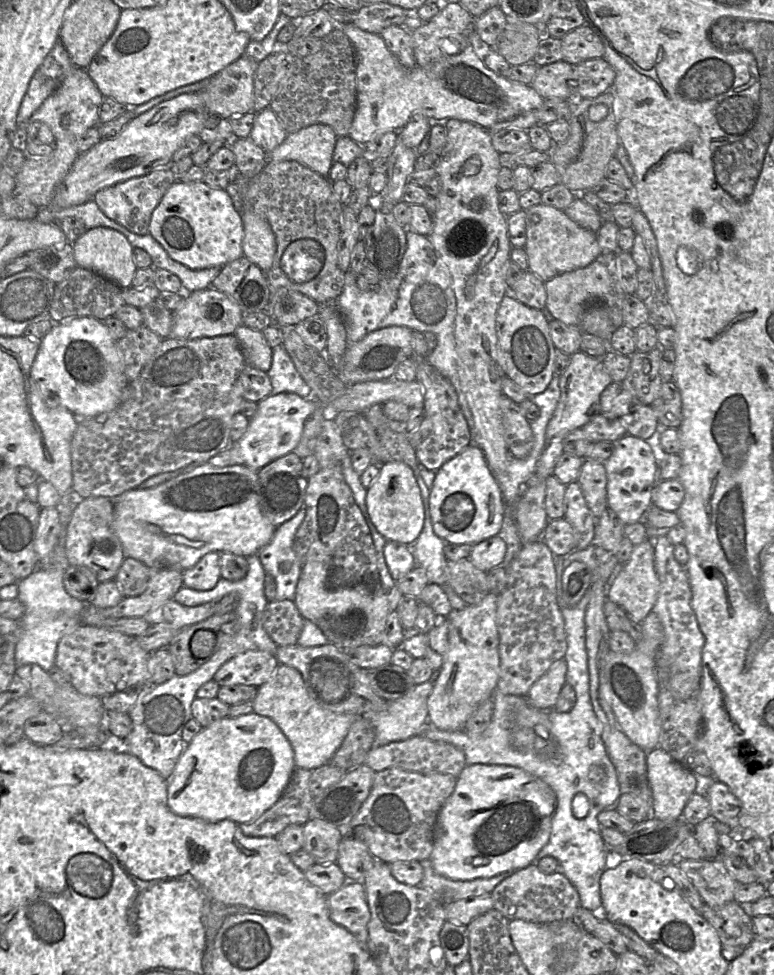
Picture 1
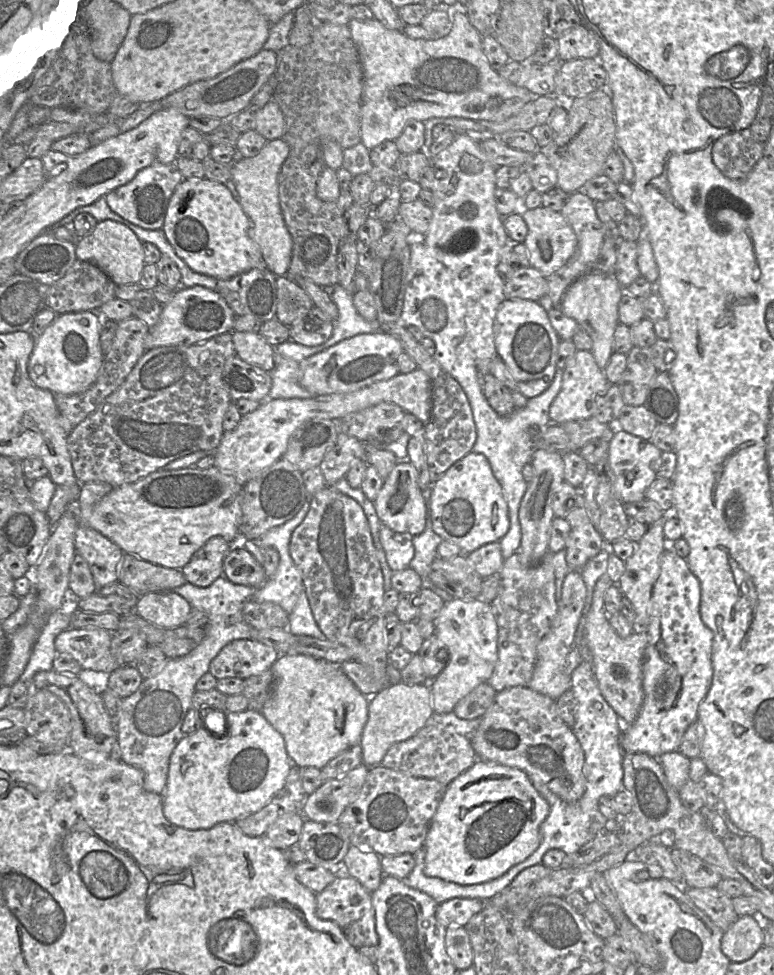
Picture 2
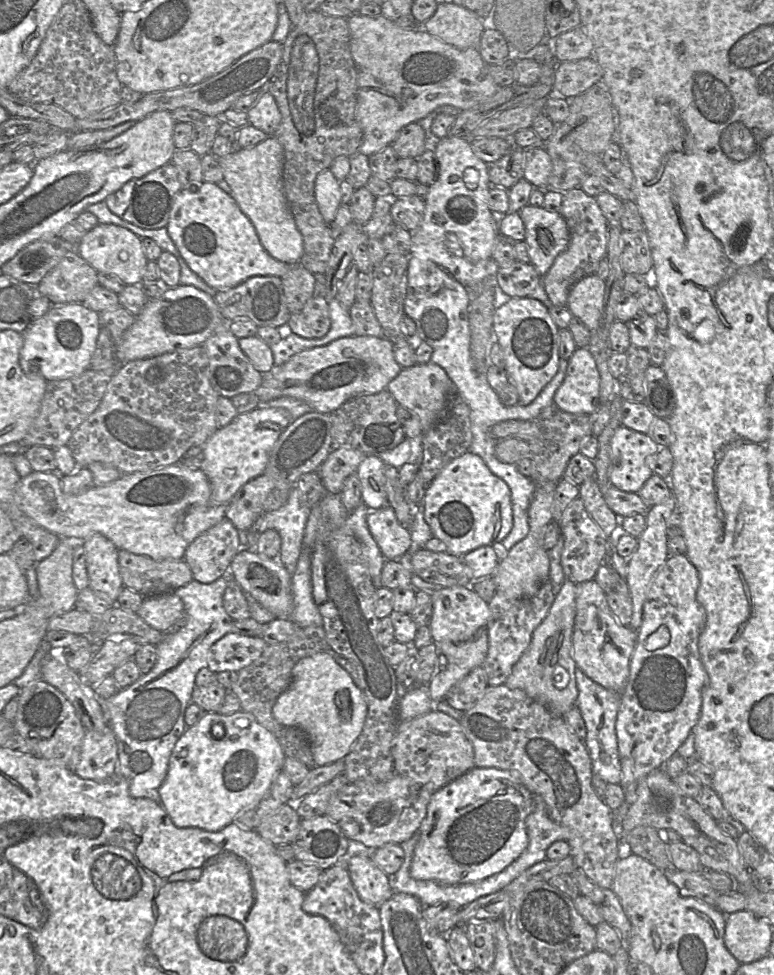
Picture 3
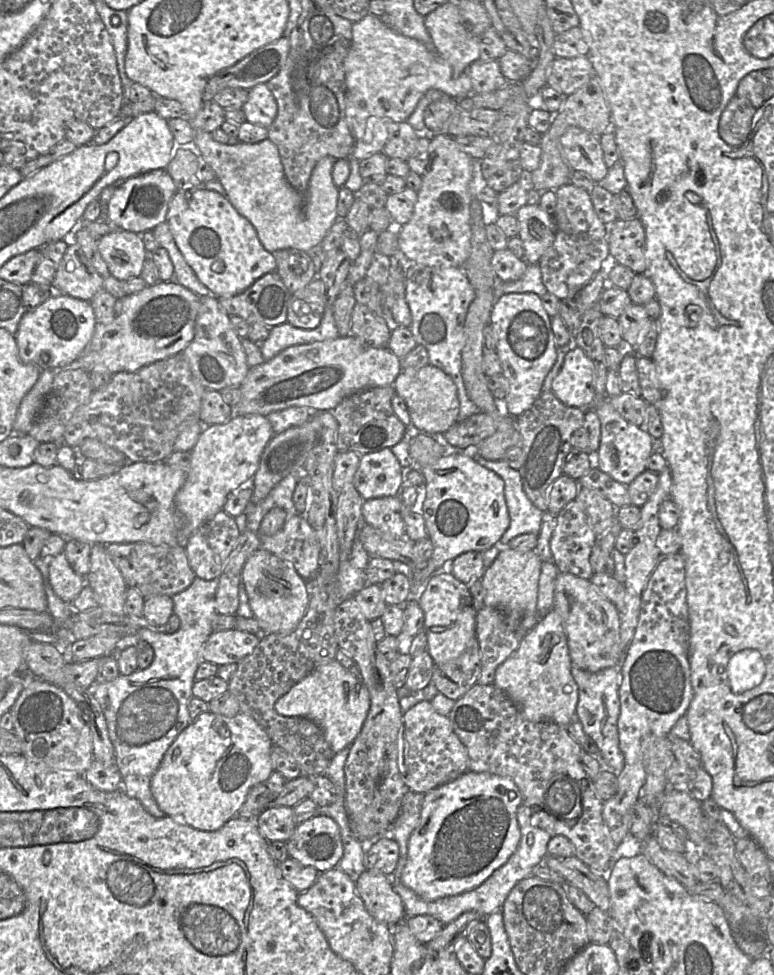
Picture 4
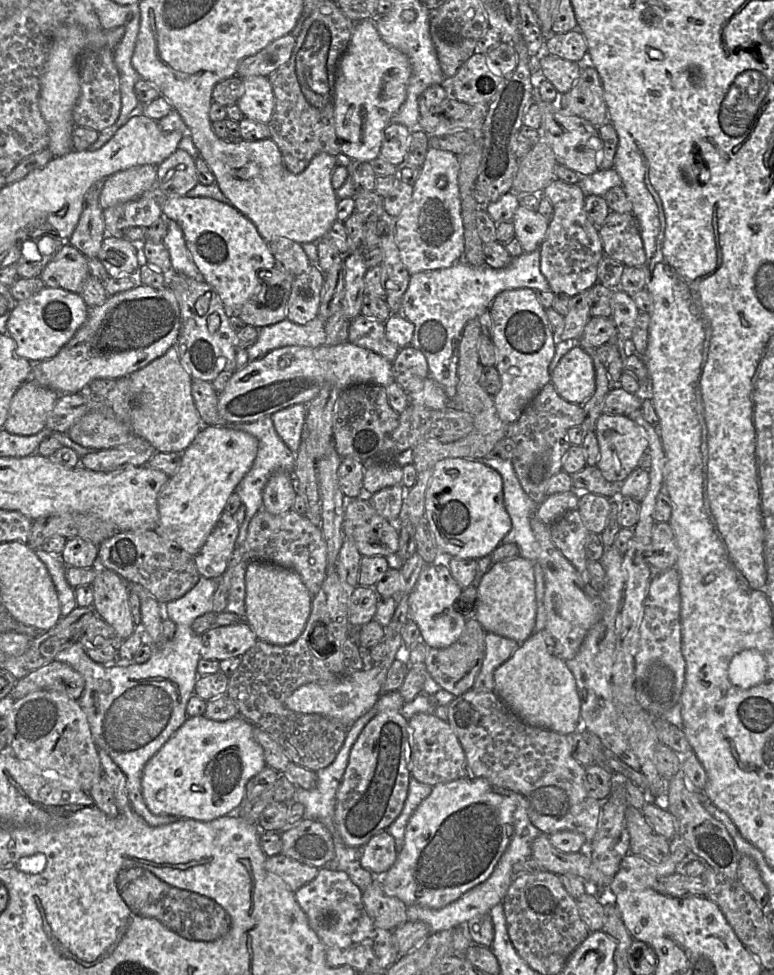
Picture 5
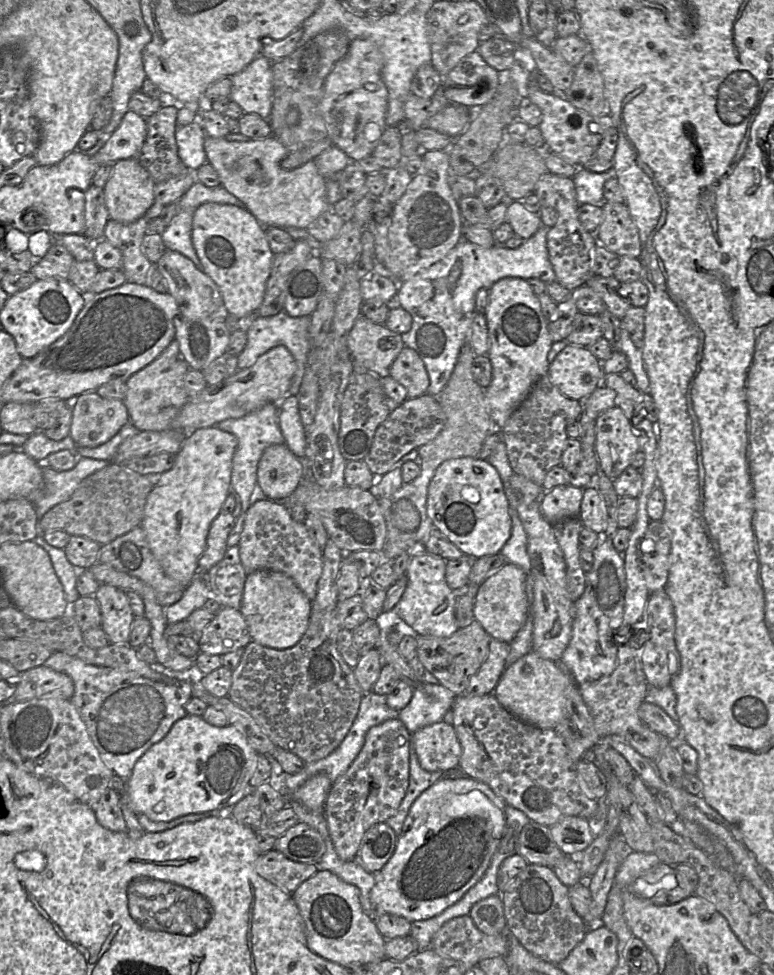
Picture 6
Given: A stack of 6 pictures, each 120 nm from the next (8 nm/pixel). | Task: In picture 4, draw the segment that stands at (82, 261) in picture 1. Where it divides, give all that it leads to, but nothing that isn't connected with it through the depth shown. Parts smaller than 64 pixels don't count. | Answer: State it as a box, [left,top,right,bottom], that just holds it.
[98,230,148,281]

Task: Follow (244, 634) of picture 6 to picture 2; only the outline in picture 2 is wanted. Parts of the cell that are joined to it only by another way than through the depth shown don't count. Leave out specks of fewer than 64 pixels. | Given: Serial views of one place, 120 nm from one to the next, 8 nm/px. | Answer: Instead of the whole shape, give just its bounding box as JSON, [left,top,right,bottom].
[209,639,280,680]

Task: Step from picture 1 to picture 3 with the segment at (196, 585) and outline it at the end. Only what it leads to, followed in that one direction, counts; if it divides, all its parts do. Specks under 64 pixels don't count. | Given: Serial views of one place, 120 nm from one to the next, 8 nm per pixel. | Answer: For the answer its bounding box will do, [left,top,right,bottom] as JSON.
[183,517,239,584]

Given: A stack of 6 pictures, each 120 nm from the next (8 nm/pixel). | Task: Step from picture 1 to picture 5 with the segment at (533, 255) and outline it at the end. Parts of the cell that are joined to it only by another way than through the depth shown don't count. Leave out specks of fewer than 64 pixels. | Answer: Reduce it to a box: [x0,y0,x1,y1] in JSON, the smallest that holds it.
[512,205,549,253]

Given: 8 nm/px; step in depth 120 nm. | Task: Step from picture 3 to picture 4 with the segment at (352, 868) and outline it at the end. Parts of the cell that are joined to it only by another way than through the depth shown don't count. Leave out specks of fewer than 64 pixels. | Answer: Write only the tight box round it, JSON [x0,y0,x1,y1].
[355,869,405,926]

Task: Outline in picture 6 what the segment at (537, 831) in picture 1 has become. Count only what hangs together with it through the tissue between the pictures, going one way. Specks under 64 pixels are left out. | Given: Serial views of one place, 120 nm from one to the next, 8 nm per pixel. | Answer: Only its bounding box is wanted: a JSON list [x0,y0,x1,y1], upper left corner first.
[370,776,506,923]

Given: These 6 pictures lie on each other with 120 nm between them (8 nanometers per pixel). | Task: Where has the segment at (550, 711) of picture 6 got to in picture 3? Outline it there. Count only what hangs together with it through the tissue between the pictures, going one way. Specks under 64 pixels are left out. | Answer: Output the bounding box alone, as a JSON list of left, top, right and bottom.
[504,580,578,716]

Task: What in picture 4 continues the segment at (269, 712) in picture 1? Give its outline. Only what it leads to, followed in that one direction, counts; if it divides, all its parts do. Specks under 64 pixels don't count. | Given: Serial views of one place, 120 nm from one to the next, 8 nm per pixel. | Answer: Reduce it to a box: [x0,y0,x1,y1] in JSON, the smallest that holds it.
[274,659,370,753]

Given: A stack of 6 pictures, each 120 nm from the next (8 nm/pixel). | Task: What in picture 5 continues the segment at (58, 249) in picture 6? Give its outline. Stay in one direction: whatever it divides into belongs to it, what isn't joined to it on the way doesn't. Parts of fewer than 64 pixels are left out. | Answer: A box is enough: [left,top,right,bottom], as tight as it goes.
[39,242,91,293]

